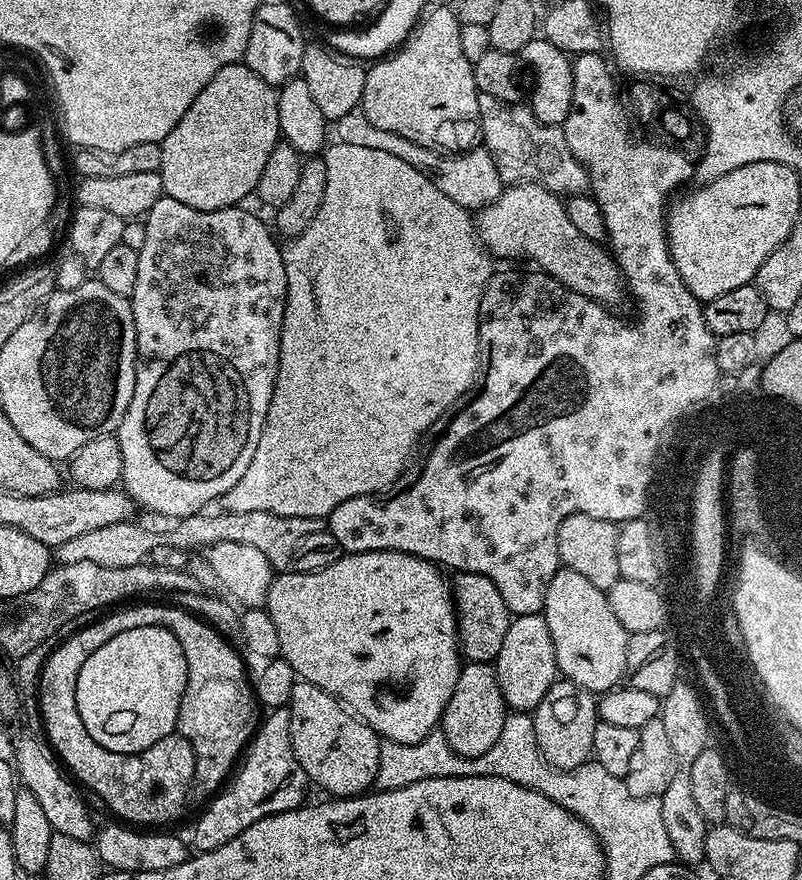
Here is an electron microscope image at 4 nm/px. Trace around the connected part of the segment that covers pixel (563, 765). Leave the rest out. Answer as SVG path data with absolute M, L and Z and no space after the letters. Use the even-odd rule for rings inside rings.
M560 678L546 690L546 698L538 702L531 713L532 725L540 752L547 764L571 772L573 768L589 763L594 746L594 730L598 723L598 700L585 688Z

